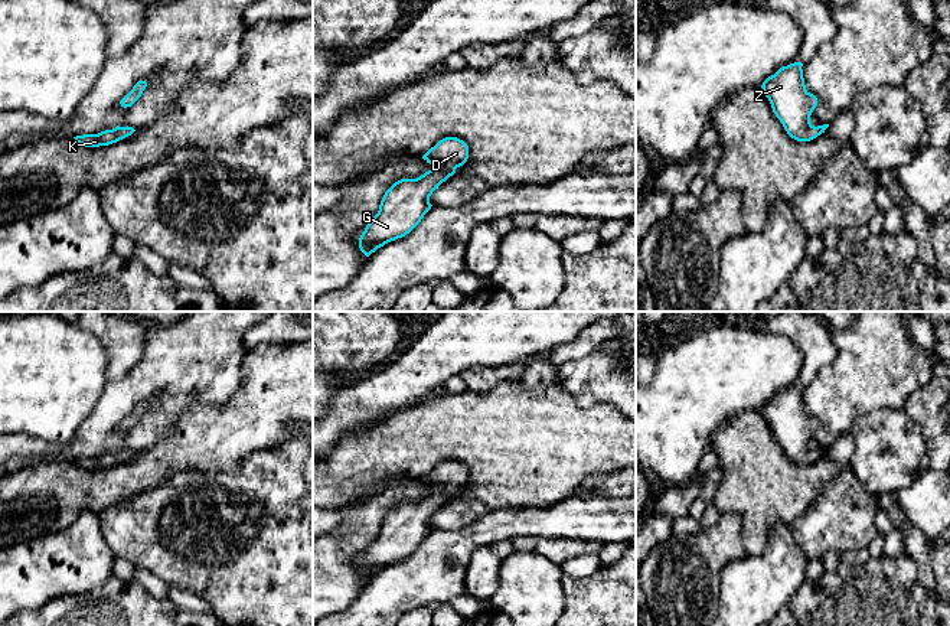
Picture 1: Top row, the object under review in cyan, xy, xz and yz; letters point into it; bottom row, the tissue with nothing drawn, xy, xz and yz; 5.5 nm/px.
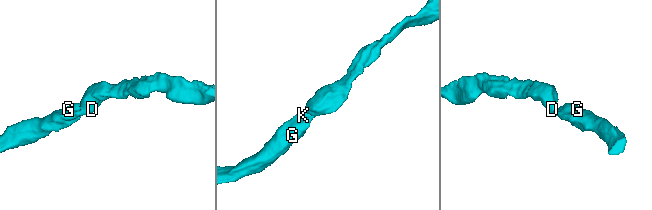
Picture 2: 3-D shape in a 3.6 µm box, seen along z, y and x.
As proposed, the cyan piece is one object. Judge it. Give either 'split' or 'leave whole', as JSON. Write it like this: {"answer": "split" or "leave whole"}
{"answer": "leave whole"}

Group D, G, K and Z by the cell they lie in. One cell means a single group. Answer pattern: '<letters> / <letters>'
D G K Z

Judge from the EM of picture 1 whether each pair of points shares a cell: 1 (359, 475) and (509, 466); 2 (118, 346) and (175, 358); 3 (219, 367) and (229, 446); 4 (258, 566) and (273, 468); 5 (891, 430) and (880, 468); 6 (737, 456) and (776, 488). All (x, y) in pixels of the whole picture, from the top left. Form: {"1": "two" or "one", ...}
{"1": "one", "2": "two", "3": "two", "4": "one", "5": "one", "6": "one"}

